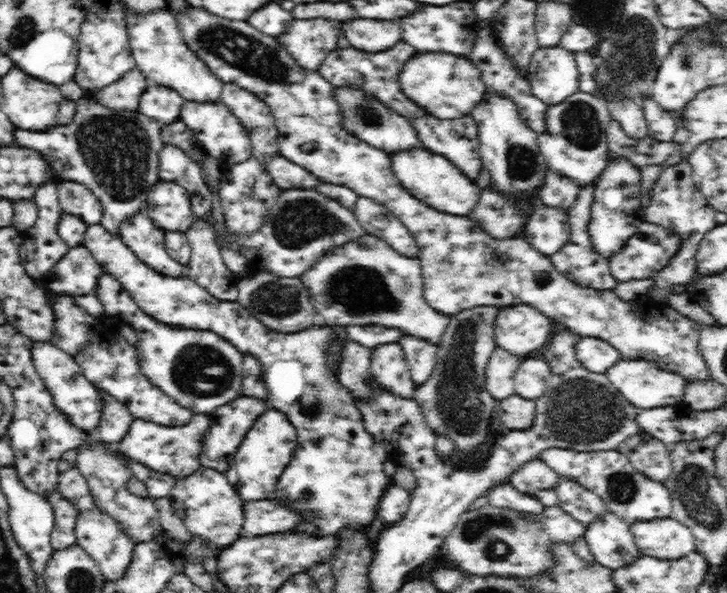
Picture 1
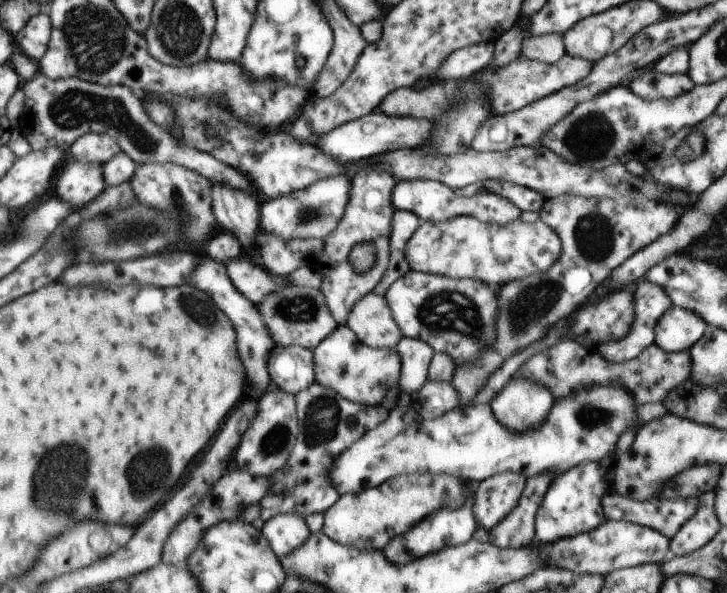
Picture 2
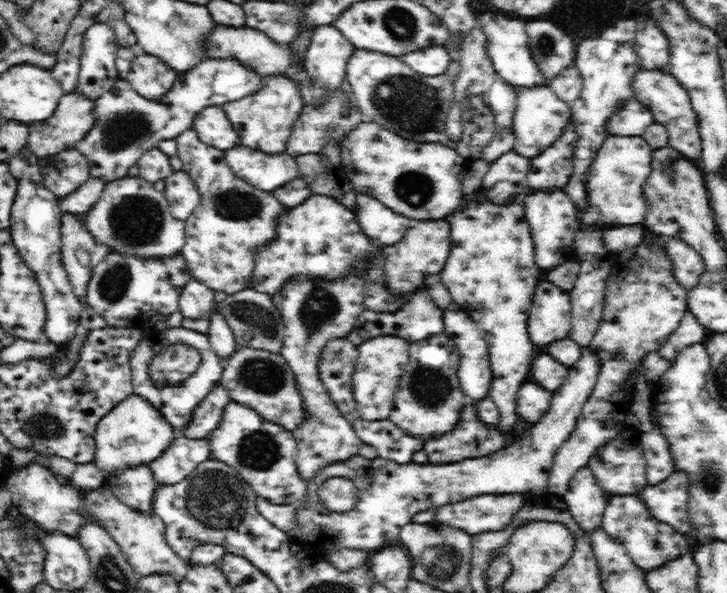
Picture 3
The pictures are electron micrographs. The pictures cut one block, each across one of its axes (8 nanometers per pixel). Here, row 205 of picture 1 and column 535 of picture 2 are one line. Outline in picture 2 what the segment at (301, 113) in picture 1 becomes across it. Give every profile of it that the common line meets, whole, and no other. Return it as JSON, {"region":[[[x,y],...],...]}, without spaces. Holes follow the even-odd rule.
{"region":[[[514,376],[491,400],[490,406],[506,430],[522,434],[540,428],[549,419],[555,402],[548,388],[534,384],[530,378]]]}

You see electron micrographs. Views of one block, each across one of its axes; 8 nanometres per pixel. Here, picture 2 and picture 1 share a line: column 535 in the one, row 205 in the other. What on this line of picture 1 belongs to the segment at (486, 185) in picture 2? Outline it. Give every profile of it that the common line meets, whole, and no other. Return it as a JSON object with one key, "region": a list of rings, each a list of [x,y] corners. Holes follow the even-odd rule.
{"region":[[[164,144],[159,152],[159,177],[162,181],[174,181],[183,186],[190,195],[193,213],[205,217],[211,212],[212,190],[204,181],[202,169],[184,151]]]}

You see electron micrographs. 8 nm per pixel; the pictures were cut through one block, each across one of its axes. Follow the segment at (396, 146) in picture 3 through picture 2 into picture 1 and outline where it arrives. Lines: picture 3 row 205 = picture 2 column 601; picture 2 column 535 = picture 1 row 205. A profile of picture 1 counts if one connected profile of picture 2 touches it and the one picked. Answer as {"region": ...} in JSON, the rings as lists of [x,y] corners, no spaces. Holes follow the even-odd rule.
{"region":[[[412,148],[411,151],[389,154],[392,158],[392,172],[400,180],[400,184],[408,189],[412,196],[424,201],[428,206],[446,214],[466,216],[478,204],[482,189],[444,156],[438,156],[438,154],[422,150],[422,148]]]}

